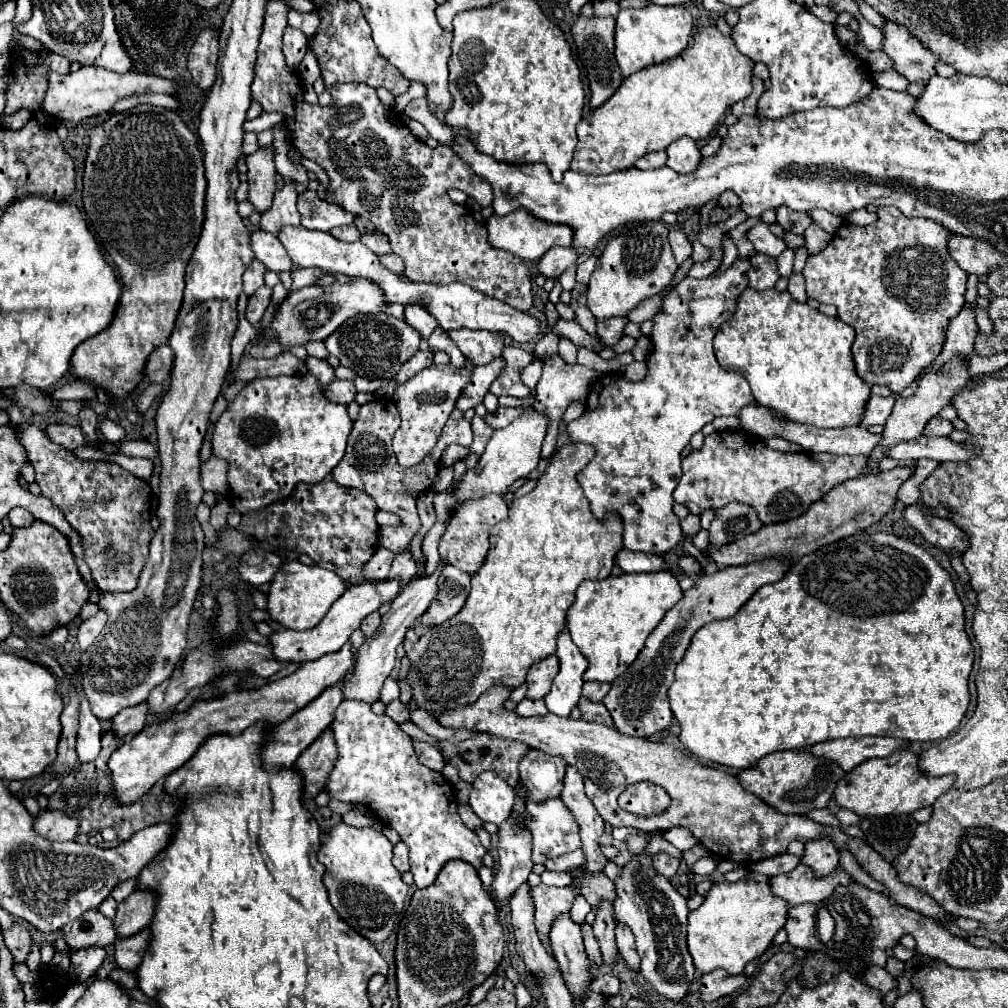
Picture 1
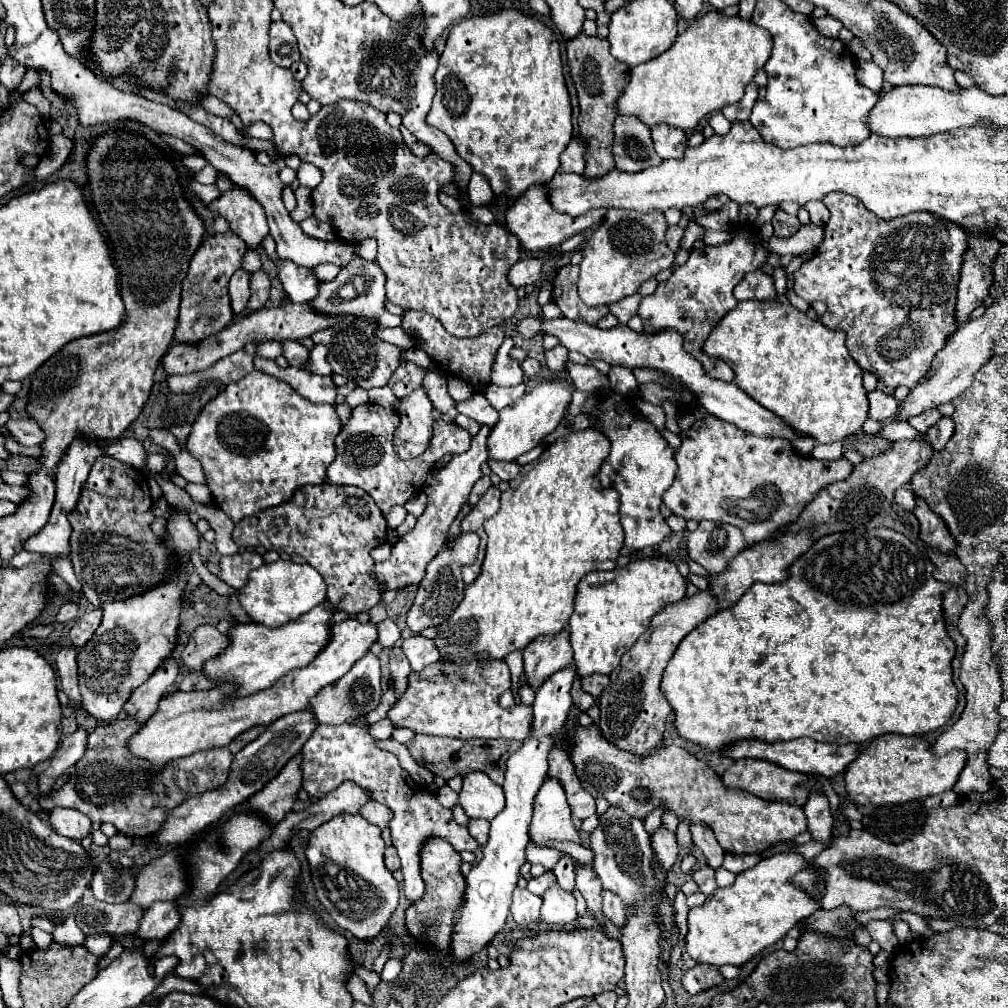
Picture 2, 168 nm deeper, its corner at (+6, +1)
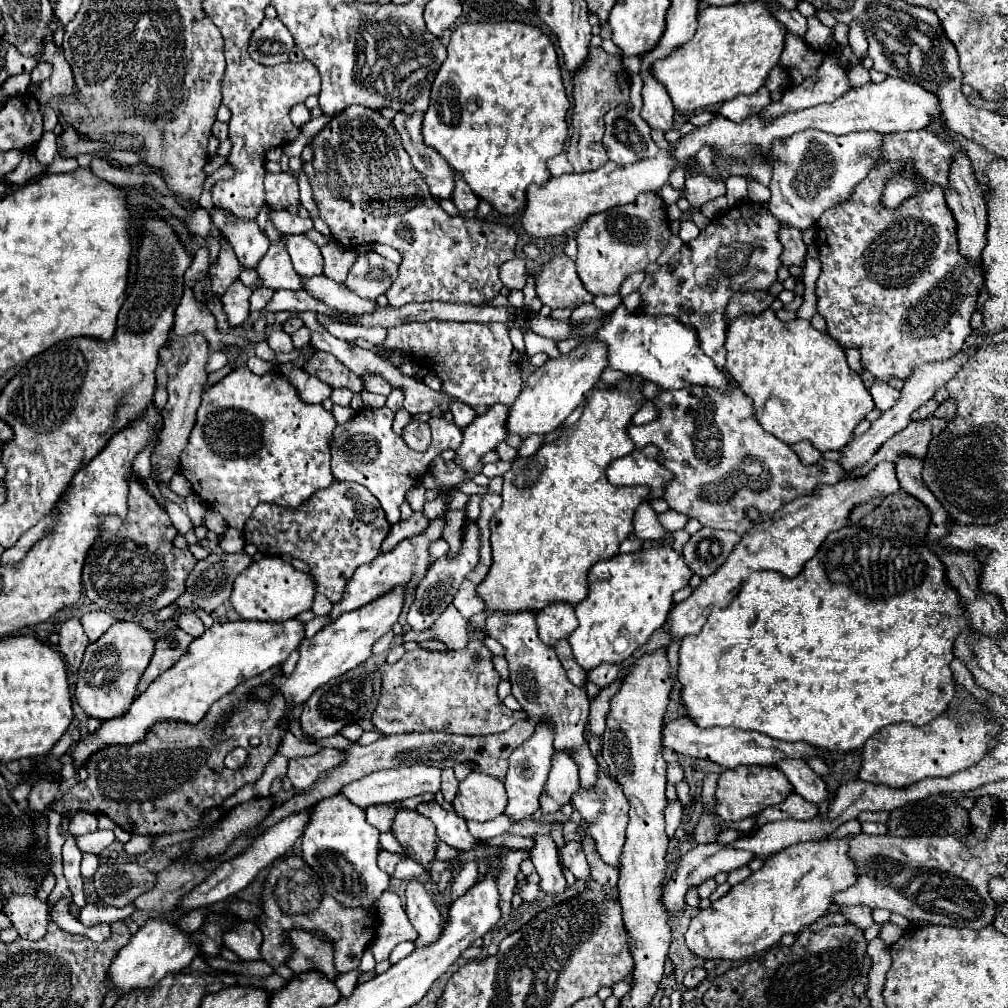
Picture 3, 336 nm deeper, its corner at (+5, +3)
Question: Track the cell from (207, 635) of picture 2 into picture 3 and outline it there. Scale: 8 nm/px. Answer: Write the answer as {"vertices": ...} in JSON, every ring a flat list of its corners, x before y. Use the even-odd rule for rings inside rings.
{"vertices":[[183,612,181,616,179,616,179,620,177,620,177,626,181,628,181,630,185,630,185,632,189,632,191,636,201,636,203,634,203,624,201,624,201,620,193,614,193,612]]}

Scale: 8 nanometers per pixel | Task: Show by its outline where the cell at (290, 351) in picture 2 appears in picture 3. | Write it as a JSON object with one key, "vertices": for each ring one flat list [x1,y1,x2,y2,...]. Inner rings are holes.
{"vertices":[[273,328,269,334,267,334,267,344,273,352,291,352,293,350,293,342,291,342,291,336,287,336,281,328]]}

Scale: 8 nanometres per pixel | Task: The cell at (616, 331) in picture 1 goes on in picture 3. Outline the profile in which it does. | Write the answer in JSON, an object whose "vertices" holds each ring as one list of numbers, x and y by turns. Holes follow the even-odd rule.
{"vertices":[[557,254,543,264,541,272,535,274,535,292,549,308,577,308,593,300,575,272,575,262,567,254]]}

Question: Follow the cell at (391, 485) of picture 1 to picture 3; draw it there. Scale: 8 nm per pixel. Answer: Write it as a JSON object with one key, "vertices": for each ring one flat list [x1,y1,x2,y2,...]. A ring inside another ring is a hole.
{"vertices":[[389,408,359,410,349,422,337,424,337,428,333,430,333,440,331,440,333,476,337,480,363,484,381,502,387,514,387,520,391,524,399,522,399,506,405,500,407,490,419,484,423,472,429,470,433,458,447,448,457,450,459,444,463,442,463,434,453,422,433,416,431,418,431,432,433,432,431,448,423,454,415,452,403,442,401,436,397,436,391,430,393,416,395,414]]}

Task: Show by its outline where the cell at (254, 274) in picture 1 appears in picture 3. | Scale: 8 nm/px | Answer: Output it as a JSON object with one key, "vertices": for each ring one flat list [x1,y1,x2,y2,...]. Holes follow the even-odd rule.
{"vertices":[[235,280,225,290,225,294,221,296,221,302,223,302,223,310,225,310,229,326,241,326,247,320,249,296,251,296,251,288,243,286,239,280]]}

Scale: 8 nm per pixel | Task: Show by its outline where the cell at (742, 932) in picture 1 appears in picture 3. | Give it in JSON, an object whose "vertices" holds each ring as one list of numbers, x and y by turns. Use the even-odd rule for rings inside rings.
{"vertices":[[849,834,847,838,835,838,835,840,819,840,819,842,797,844,797,846,785,848,783,852,779,852,779,854,767,858,767,860,765,860,765,866,763,866,761,870,753,872,747,880,743,880,743,882,739,882,737,886,733,886,733,888,731,888,723,898,719,898,717,902,713,902,711,908,701,910,701,912,691,920,691,924,689,924,687,932,685,932,685,944,687,944,687,948,689,948,695,956,699,956,699,958,707,958,707,960,715,960,715,958,725,958,725,960,743,960,743,958,749,958,749,956,753,956,753,954,757,954,757,952,761,952,761,950,765,950,765,948,777,944,779,938,781,938,783,934,787,934,787,932,791,932,791,934,799,934,803,928,811,926,817,918,821,918,823,914,829,912,829,908,831,908,831,904,833,904,833,896,835,896,837,892,843,892,843,890,847,890,849,886,853,886,853,884,857,882,857,866,855,866,855,862,853,862,853,858,849,856,849,840,851,840,851,834]]}

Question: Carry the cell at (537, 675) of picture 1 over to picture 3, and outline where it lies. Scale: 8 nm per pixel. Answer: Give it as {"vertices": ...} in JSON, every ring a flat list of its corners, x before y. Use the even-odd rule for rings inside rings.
{"vertices":[[553,602,537,612,539,638,547,646,555,646,557,640,567,638,577,628,577,618,573,612,573,604]]}

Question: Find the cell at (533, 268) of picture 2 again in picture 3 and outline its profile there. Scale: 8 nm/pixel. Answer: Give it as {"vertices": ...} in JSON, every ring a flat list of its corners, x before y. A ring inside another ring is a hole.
{"vertices":[[513,258,499,268,499,278,507,290,521,290,527,282,527,268,521,258]]}

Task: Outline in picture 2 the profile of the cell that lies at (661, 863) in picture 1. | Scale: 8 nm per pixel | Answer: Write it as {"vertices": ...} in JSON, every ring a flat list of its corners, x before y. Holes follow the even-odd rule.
{"vertices":[[660,826,656,830,656,834,652,834,652,848,654,848,658,864,662,866,662,870,668,872,674,866,676,856,678,856,676,836,670,830,666,830,664,826]]}

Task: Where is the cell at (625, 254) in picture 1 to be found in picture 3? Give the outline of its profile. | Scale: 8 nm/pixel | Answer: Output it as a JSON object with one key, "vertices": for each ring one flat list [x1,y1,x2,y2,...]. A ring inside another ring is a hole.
{"vertices":[[643,192,633,204,615,206,601,214,593,214,577,230,577,274,583,286,593,296,615,294,625,278,633,272,645,270,649,262,655,262,657,256,667,246,671,232,665,212,665,204,655,192]]}

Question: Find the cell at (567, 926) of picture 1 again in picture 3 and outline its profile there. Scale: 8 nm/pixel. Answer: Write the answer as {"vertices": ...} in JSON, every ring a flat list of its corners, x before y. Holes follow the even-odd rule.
{"vertices":[[549,834,535,836,535,846,531,848,531,862,541,876,541,890,551,896,563,894,565,878,559,864,559,852]]}

